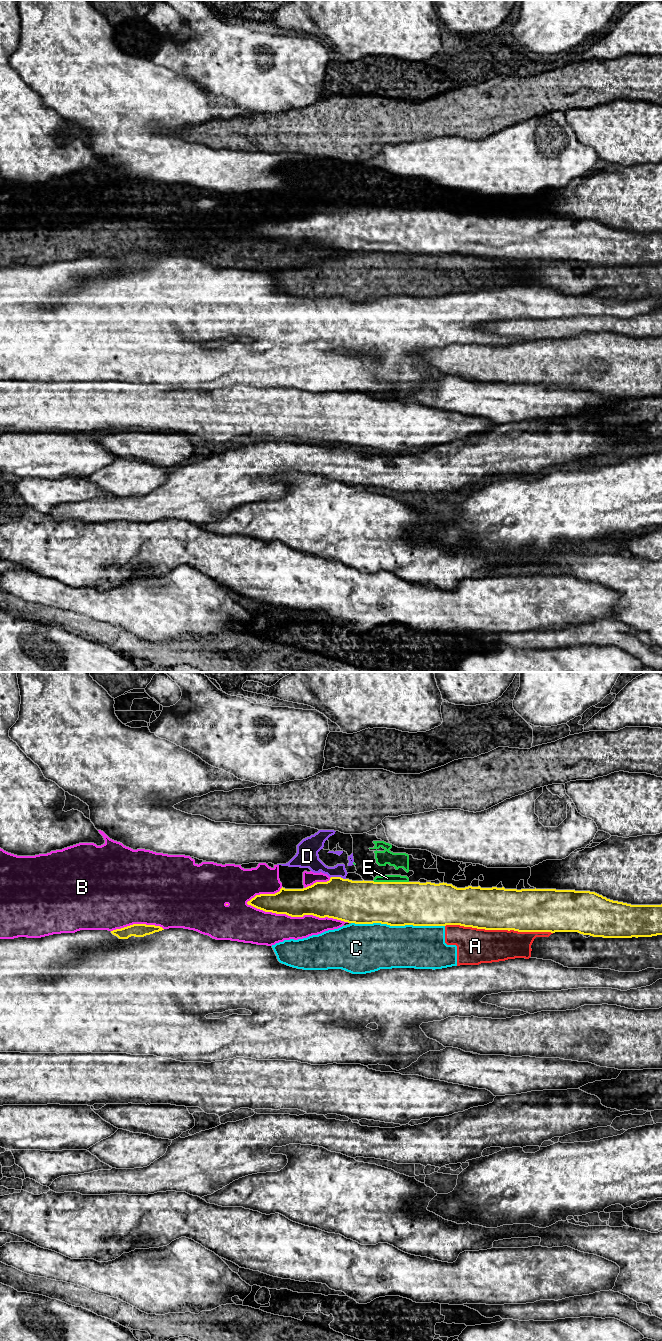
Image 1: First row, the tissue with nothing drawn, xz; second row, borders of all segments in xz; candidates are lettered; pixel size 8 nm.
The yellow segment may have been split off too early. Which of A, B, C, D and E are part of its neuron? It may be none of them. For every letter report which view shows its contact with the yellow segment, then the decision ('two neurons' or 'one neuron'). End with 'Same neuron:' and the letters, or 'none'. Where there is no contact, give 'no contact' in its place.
A: xz | two neurons
B: xz | two neurons
C: xz | two neurons
D: xz | two neurons
E: xz | two neurons
Same neuron: none

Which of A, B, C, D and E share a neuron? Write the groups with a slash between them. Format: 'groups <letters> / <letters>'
groups A C / B / D E

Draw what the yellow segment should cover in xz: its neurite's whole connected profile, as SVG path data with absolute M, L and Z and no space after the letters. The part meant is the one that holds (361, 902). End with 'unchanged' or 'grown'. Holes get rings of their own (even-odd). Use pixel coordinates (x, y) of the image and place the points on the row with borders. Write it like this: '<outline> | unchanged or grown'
M331 877L327 882L316 882L303 889L281 888L275 894L256 895L247 902L257 909L291 917L313 915L333 918L348 923L381 923L390 926L446 926L460 925L485 930L514 930L518 932L578 932L603 938L652 937L662 935L662 904L631 905L613 901L590 891L556 889L505 889L468 886L457 888L447 883L420 882L374 882L352 881Z | unchanged

